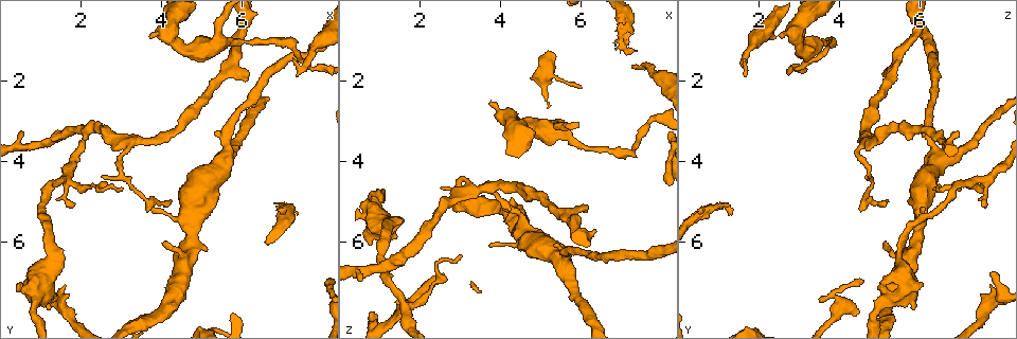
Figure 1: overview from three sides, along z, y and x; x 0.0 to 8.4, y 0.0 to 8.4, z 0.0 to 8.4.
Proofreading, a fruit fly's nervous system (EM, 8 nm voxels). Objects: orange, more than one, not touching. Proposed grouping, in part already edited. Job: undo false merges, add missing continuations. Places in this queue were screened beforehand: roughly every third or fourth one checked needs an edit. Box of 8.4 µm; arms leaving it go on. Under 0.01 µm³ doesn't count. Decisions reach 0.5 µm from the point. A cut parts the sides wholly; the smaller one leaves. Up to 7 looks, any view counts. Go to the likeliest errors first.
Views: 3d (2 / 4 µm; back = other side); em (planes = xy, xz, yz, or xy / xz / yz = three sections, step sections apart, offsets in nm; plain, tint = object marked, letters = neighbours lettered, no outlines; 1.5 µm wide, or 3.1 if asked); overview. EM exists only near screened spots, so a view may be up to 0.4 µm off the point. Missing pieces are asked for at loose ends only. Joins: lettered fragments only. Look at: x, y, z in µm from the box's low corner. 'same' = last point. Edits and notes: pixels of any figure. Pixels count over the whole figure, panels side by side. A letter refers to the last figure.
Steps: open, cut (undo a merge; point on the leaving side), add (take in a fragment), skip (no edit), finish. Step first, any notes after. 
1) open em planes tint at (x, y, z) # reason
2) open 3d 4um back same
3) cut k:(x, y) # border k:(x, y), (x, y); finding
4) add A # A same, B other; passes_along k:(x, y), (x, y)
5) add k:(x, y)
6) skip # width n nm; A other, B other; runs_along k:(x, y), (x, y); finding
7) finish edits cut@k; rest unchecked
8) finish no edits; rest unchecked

open 3d 2um at (6.15, 1.95, 5.25) # free end

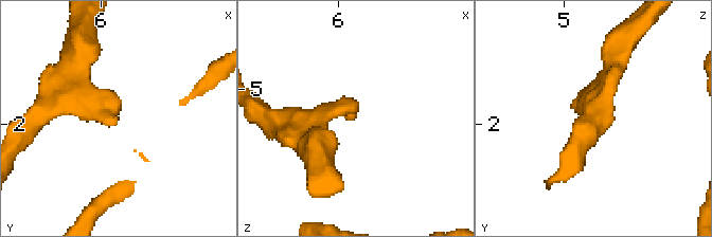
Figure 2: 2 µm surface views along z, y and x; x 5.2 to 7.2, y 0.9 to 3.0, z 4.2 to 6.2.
open em yz step 8 letters at (6.12, 1.94, 5.26) # arm_widths 190, 220 nm; now the EM

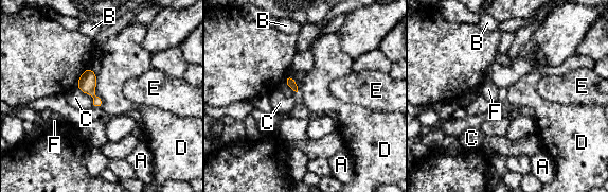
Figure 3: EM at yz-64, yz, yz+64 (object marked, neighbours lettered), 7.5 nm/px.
open em planes letters same # another direction

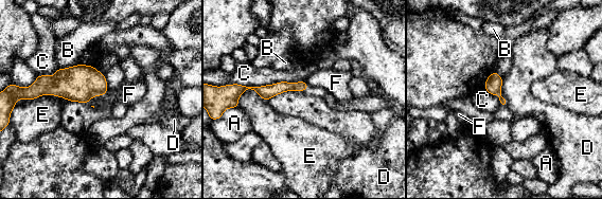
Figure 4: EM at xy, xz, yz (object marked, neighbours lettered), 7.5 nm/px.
skip # longest_contact C 550 nm; A other, B other, C other, D other, E other, F other; no lettered fragment goes on from it

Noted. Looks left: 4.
open 3d 4um at (7.20, 1.00, 3.70) # abrupt turn

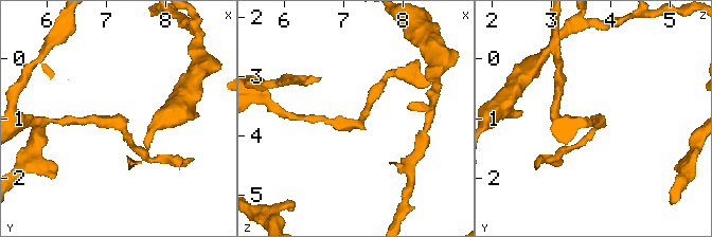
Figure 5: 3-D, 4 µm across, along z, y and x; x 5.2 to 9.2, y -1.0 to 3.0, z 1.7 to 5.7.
open em xz step 8 tint at (7.20, 1.05, 3.80)

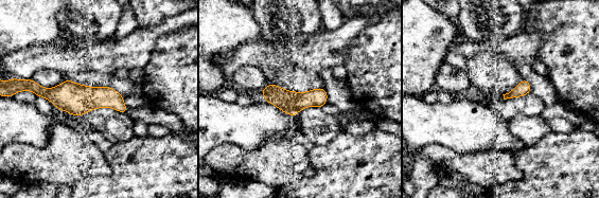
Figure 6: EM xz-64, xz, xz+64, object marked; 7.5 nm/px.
open em planes letters same # another direction

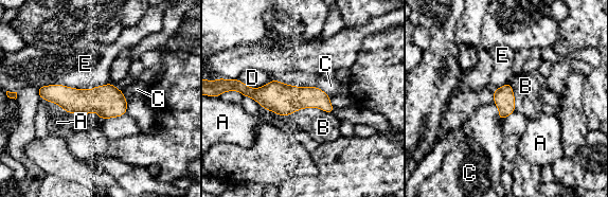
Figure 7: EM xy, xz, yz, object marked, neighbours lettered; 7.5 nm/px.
skip # A other, B other, C other, D other, E other; one neuron here

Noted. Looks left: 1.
finish no edits; rest unchecked

